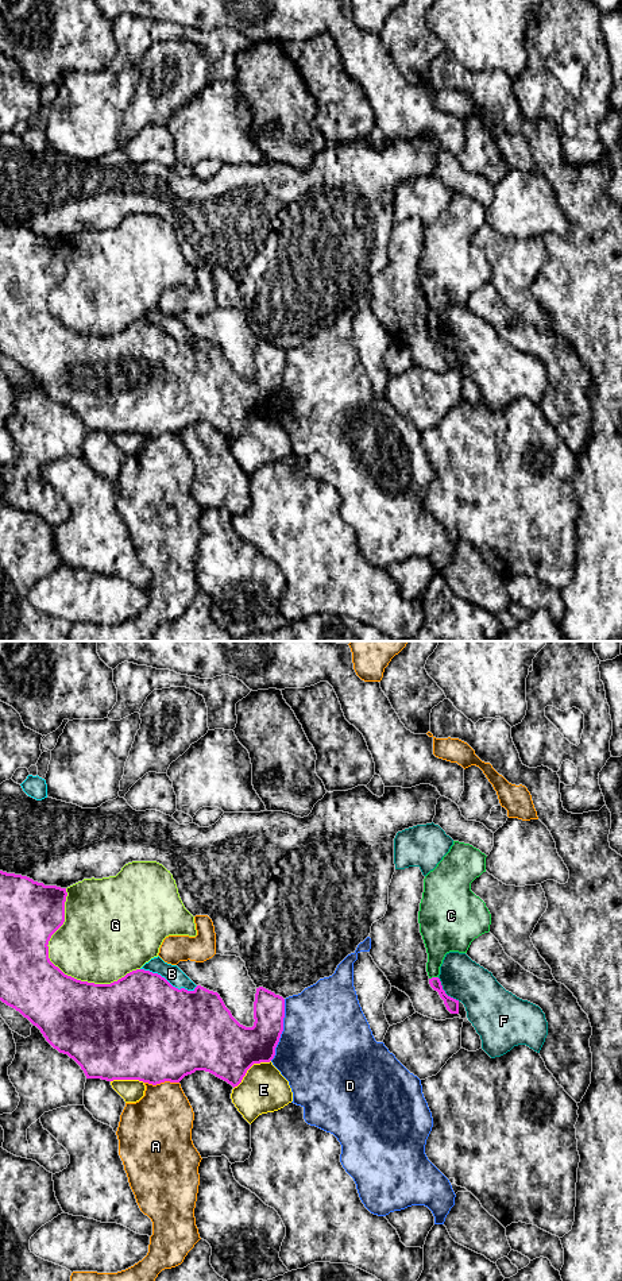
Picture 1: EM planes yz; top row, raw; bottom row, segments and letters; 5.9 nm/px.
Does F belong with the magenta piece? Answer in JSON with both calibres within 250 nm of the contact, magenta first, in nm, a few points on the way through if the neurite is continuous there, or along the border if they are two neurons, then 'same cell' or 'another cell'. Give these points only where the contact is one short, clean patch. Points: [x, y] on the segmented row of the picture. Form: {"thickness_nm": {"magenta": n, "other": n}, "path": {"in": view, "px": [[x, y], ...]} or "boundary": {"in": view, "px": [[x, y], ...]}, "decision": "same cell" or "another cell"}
{"thickness_nm": {"magenta": 80, "other": 260}, "decision": "another cell"}

